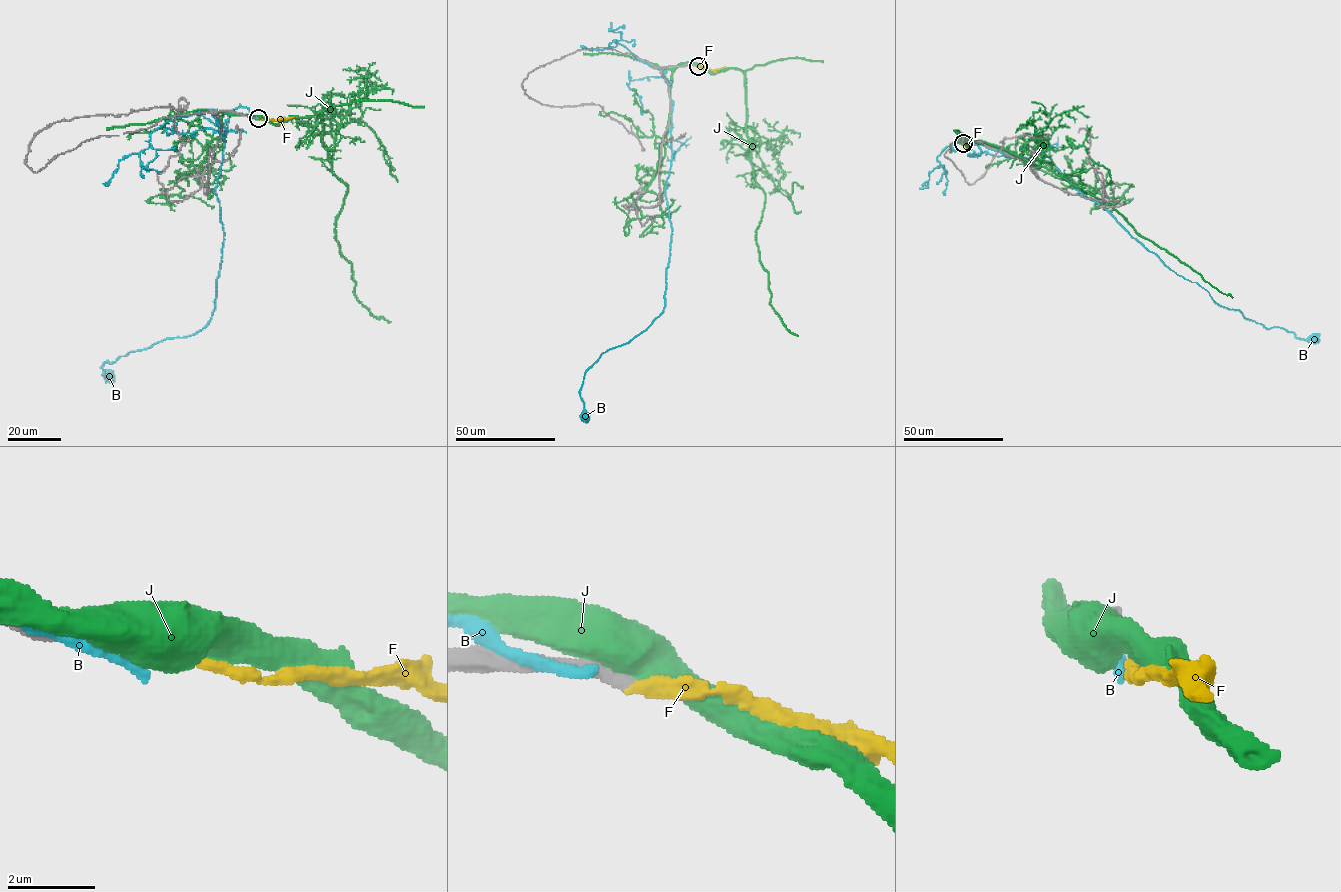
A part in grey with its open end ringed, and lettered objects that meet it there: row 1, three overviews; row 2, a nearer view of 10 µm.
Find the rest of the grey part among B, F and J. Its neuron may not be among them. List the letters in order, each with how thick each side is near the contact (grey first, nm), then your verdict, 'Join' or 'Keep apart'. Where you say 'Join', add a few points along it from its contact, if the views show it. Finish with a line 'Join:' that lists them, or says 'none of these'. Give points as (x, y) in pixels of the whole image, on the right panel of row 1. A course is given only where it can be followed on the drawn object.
B: Thickness 420 nm (grey) against 300 nm. Keep apart
F: Thickness 280 nm (grey) against 300 nm. Join
J: Thickness 400 nm (grey) against 800 nm. Keep apart
Join: F

